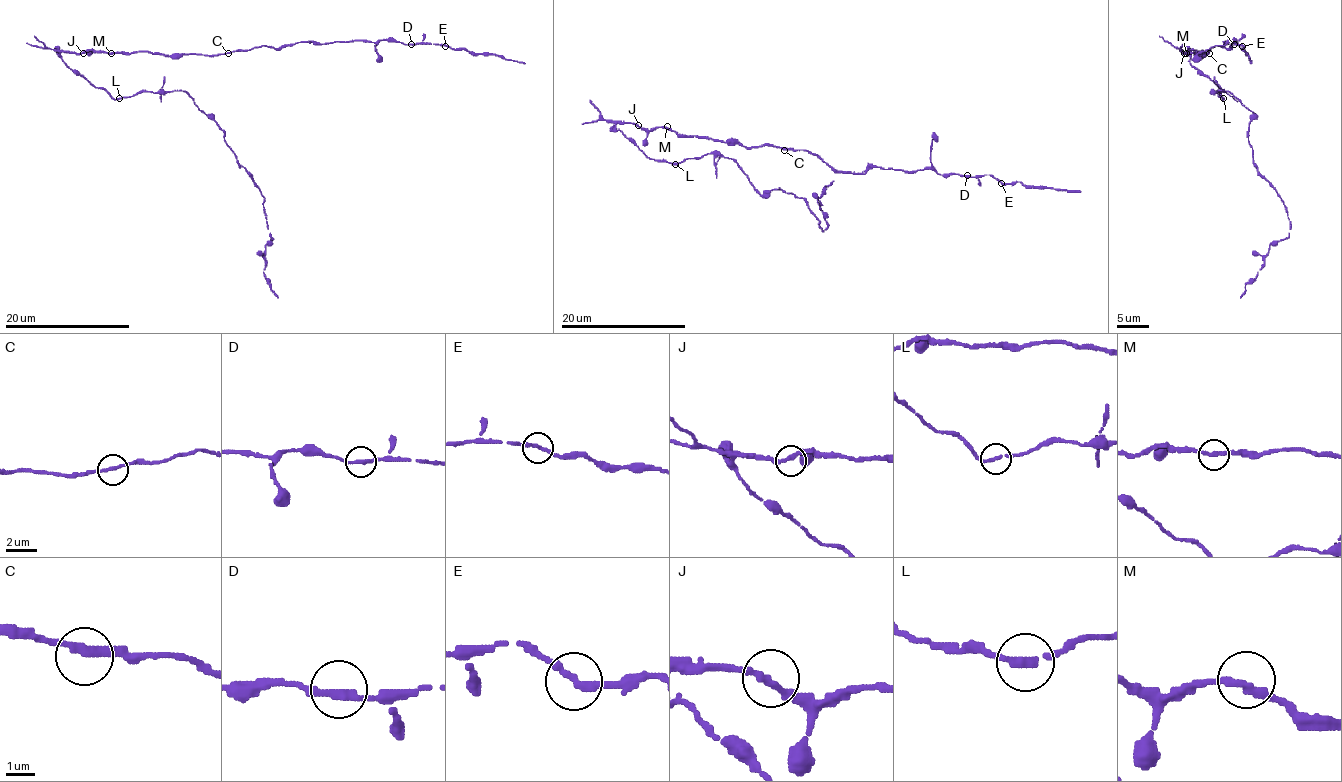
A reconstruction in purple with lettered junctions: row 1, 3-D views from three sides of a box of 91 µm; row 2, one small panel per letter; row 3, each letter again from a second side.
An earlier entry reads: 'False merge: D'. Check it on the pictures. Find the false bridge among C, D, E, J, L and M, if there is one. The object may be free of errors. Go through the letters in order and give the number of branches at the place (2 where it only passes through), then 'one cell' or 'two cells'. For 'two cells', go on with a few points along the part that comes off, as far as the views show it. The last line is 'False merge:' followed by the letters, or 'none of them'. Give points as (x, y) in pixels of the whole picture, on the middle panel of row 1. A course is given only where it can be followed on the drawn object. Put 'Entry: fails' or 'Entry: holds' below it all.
C: 2 | one cell
D: 2 | one cell
E: 2 | one cell
J: 2 | one cell
L: 2 | one cell
M: 2 | one cell
False merge: none of them
Entry: fails

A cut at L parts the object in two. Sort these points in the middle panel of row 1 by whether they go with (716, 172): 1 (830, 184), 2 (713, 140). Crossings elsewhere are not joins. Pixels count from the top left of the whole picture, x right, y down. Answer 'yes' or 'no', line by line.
1: yes
2: no

